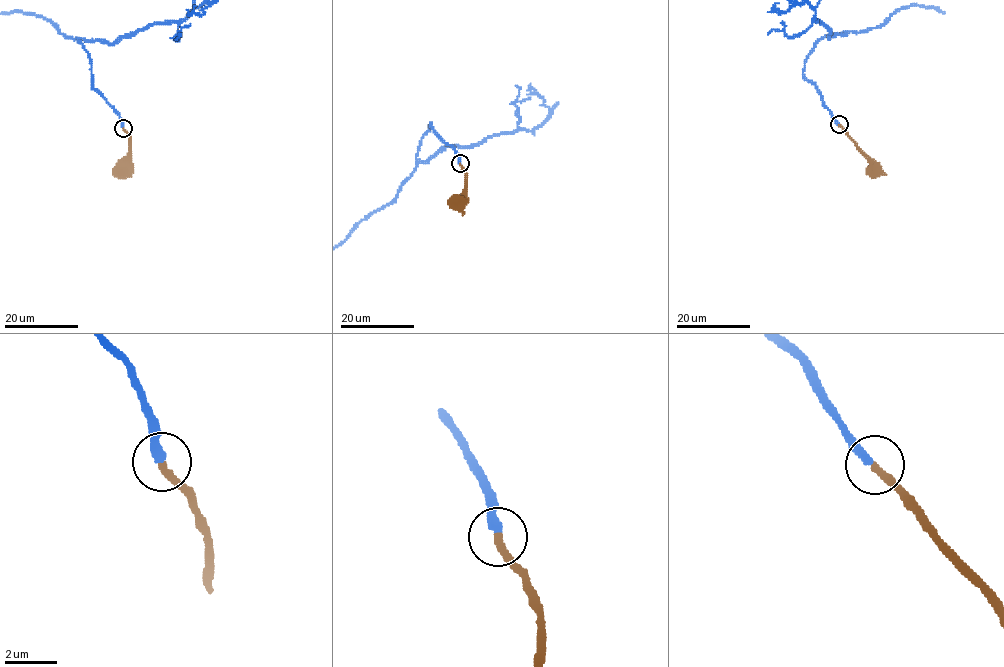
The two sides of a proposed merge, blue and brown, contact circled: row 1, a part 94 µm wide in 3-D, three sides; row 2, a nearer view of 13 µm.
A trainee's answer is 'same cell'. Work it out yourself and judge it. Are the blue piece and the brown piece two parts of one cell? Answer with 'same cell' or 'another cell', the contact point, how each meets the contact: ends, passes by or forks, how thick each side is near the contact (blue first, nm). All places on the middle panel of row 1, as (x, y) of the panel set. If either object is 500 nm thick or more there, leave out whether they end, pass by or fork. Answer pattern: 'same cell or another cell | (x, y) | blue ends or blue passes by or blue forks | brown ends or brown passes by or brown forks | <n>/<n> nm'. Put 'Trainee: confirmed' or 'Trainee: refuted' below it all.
same cell | (460, 163) | blue ends | brown ends | 320/300 nm
Trainee: confirmed

